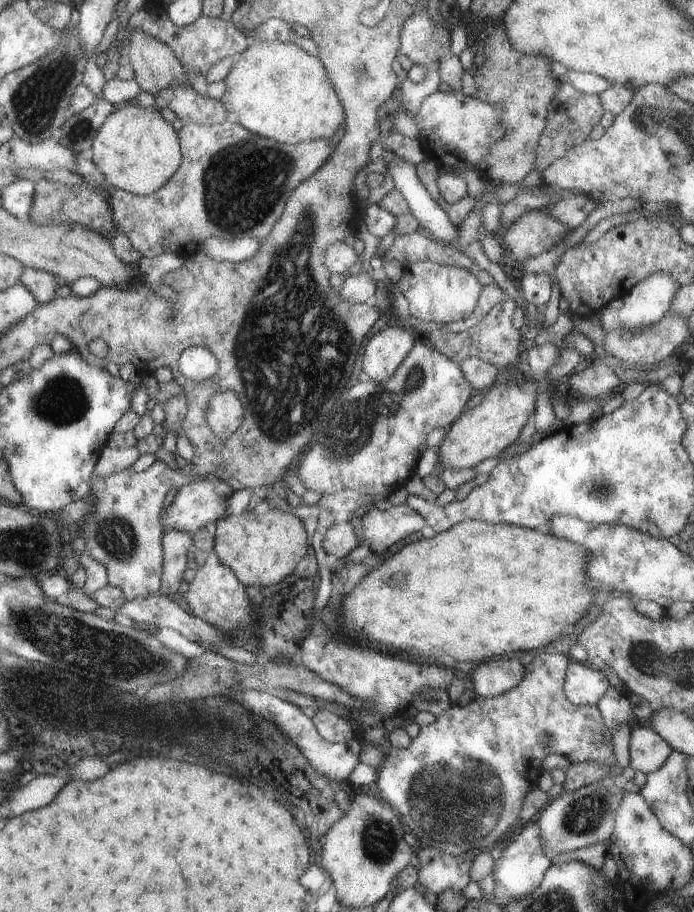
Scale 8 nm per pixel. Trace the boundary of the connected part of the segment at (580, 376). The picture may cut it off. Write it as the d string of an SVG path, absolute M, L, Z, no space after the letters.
M589 360L583 370L568 376L569 388L578 392L579 399L604 398L611 392L620 392L623 384L610 366L601 361Z

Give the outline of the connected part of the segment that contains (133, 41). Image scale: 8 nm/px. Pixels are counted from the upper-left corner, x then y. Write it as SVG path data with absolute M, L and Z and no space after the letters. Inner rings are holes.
M132 31L125 47L127 63L132 67L134 79L141 91L155 95L161 90L171 85L187 85L189 84L184 75L184 70L180 62L173 56L171 49L159 42L152 36L147 36L141 31Z

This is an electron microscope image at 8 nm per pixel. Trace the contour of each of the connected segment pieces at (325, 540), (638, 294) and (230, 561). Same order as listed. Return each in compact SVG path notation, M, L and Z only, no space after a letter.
M350 521L332 524L326 528L321 538L321 548L341 561L359 544L360 530L355 528Z
M654 272L643 280L635 283L622 298L622 306L618 309L603 308L601 310L600 325L605 331L639 331L642 328L654 325L668 312L669 303L676 293L678 285L669 273Z
M279 509L256 515L250 510L214 522L212 551L245 587L269 586L291 574L307 552L307 534L296 516Z

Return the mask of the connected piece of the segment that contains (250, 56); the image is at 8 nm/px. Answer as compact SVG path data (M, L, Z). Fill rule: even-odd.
M256 40L235 57L230 71L222 78L224 91L218 100L226 112L237 114L236 123L241 128L278 143L295 144L329 139L344 120L343 107L317 55L309 55L293 43Z

